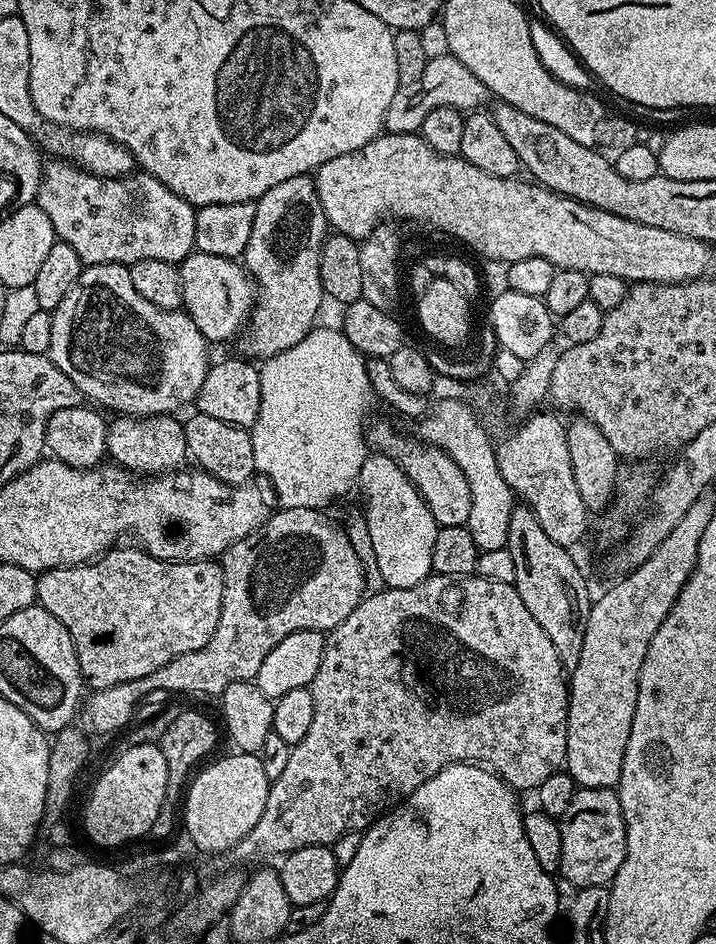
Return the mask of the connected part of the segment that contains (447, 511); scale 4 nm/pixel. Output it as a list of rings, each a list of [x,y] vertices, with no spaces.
[[[380,420],[376,425],[369,427],[366,432],[371,447],[377,453],[384,453],[392,457],[402,467],[409,481],[416,487],[422,499],[433,512],[439,527],[465,526],[470,518],[470,482],[466,474],[458,468],[458,462],[450,458],[441,448],[435,445],[425,444],[419,439],[407,440],[399,436],[386,421]]]

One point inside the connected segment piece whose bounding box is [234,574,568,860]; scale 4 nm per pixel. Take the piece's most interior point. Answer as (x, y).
(453, 670)

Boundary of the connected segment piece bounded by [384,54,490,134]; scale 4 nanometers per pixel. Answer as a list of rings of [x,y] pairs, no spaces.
[[[450,54],[443,55],[433,55],[426,62],[426,70],[422,70],[422,78],[417,84],[401,86],[396,91],[394,99],[390,102],[390,110],[386,110],[384,119],[384,127],[388,132],[419,133],[422,122],[426,122],[426,114],[430,114],[430,110],[458,108],[461,112],[468,114],[485,107],[484,103],[490,100],[487,86],[478,78],[474,78],[474,74],[466,70],[466,66],[458,62],[458,58]]]

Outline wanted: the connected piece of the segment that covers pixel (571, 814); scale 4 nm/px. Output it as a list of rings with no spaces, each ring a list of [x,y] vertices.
[[[577,787],[570,807],[558,823],[562,834],[559,875],[565,876],[576,890],[611,885],[622,858],[626,858],[626,822],[619,795],[611,788]]]

